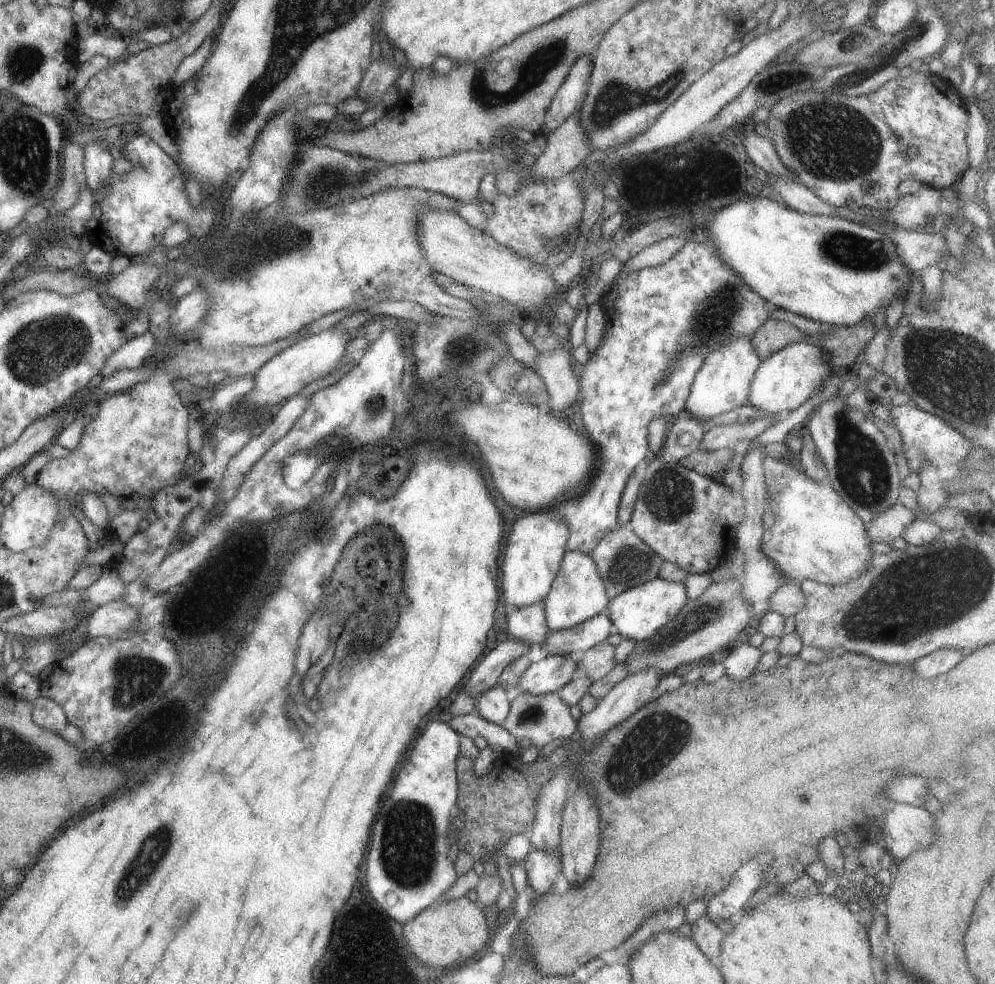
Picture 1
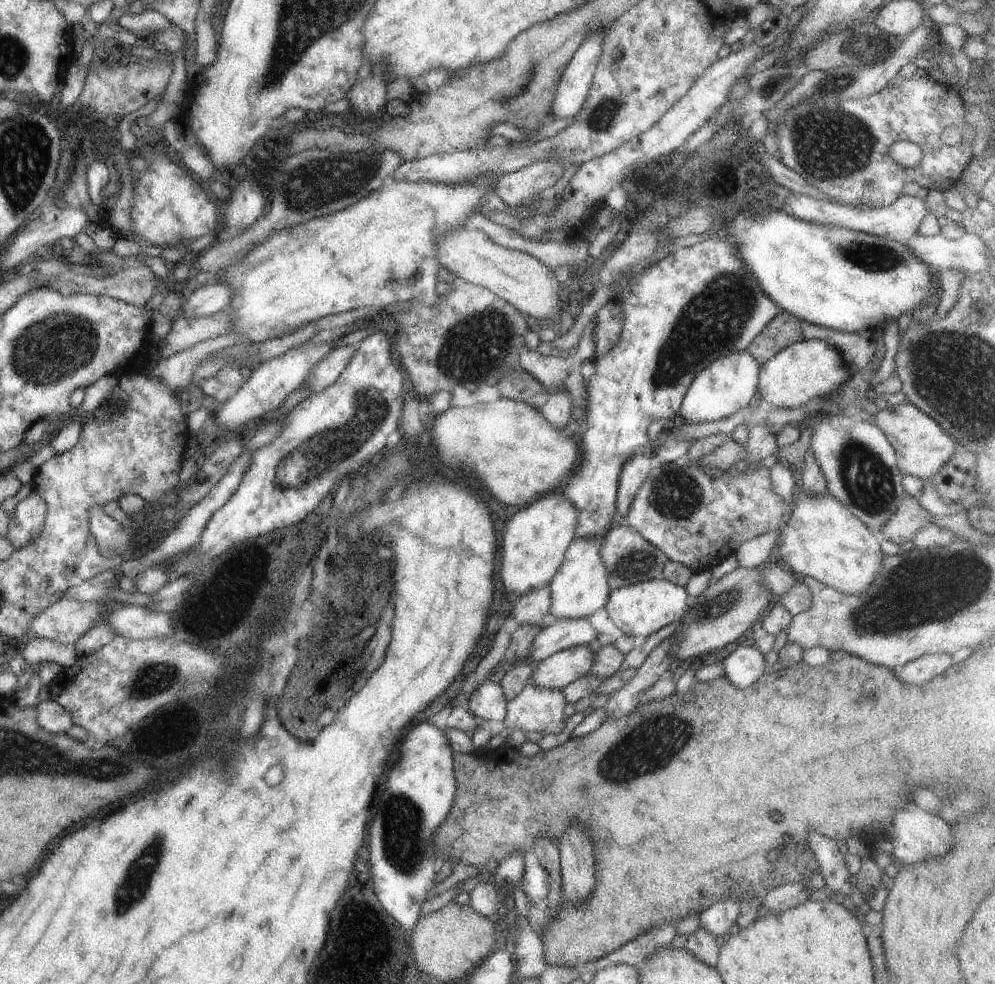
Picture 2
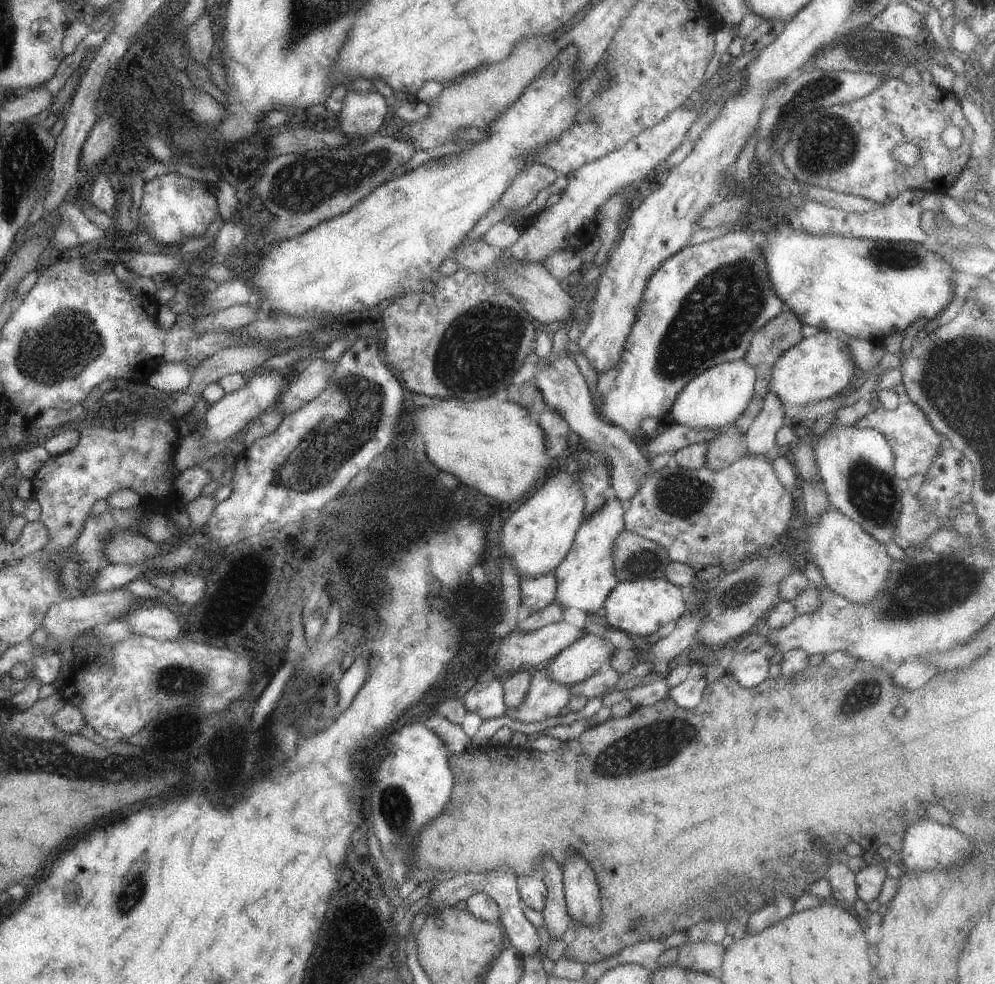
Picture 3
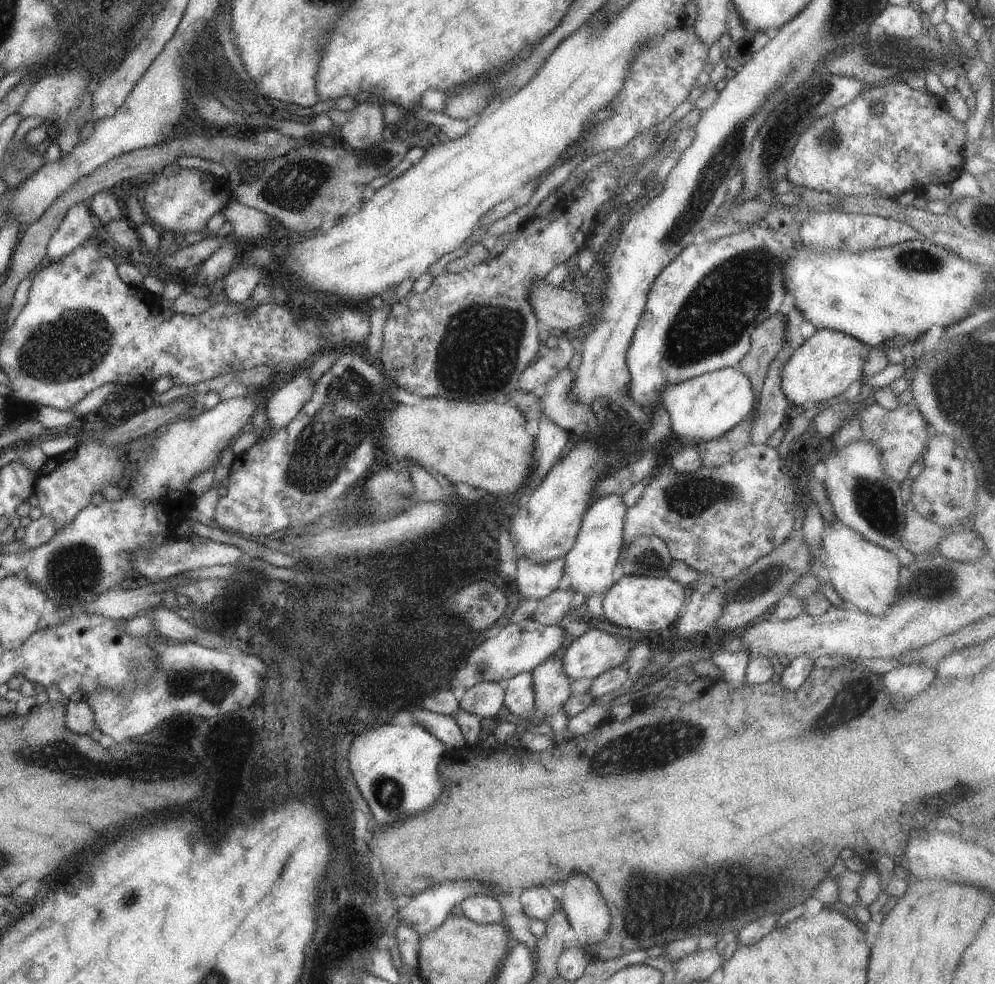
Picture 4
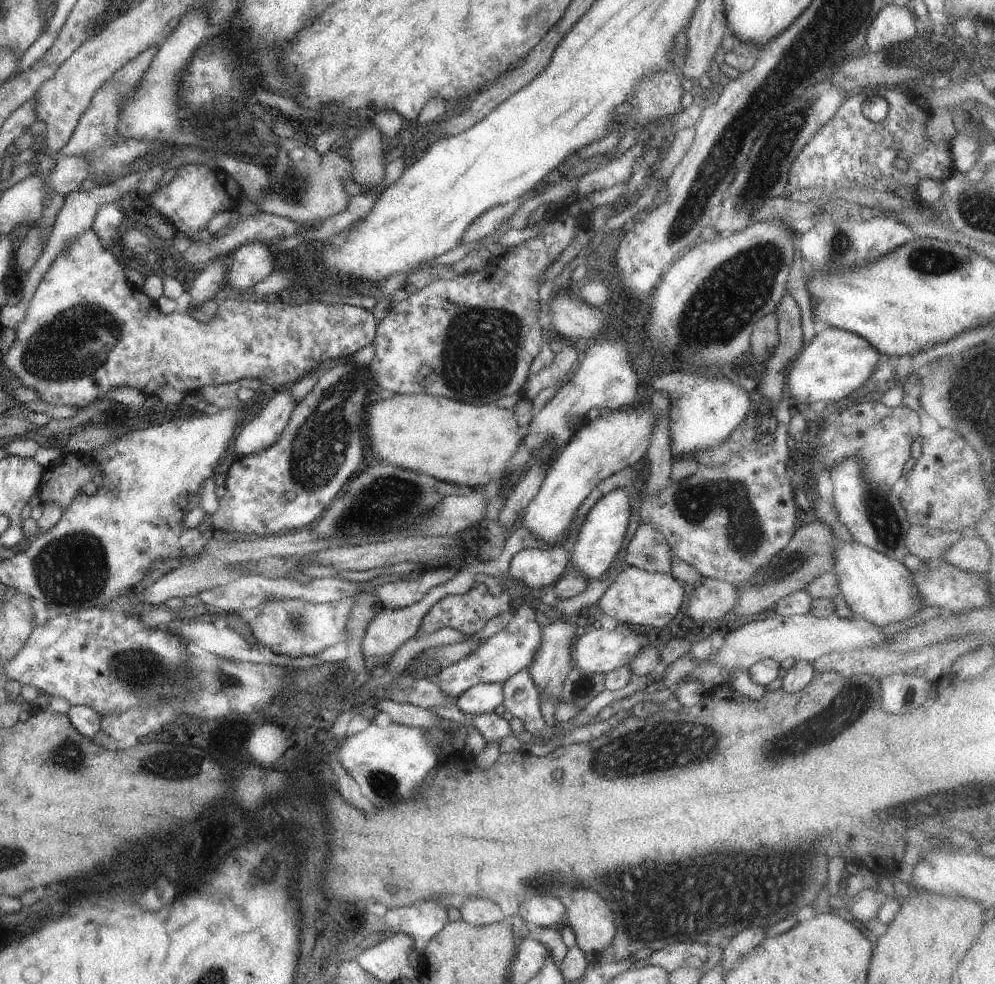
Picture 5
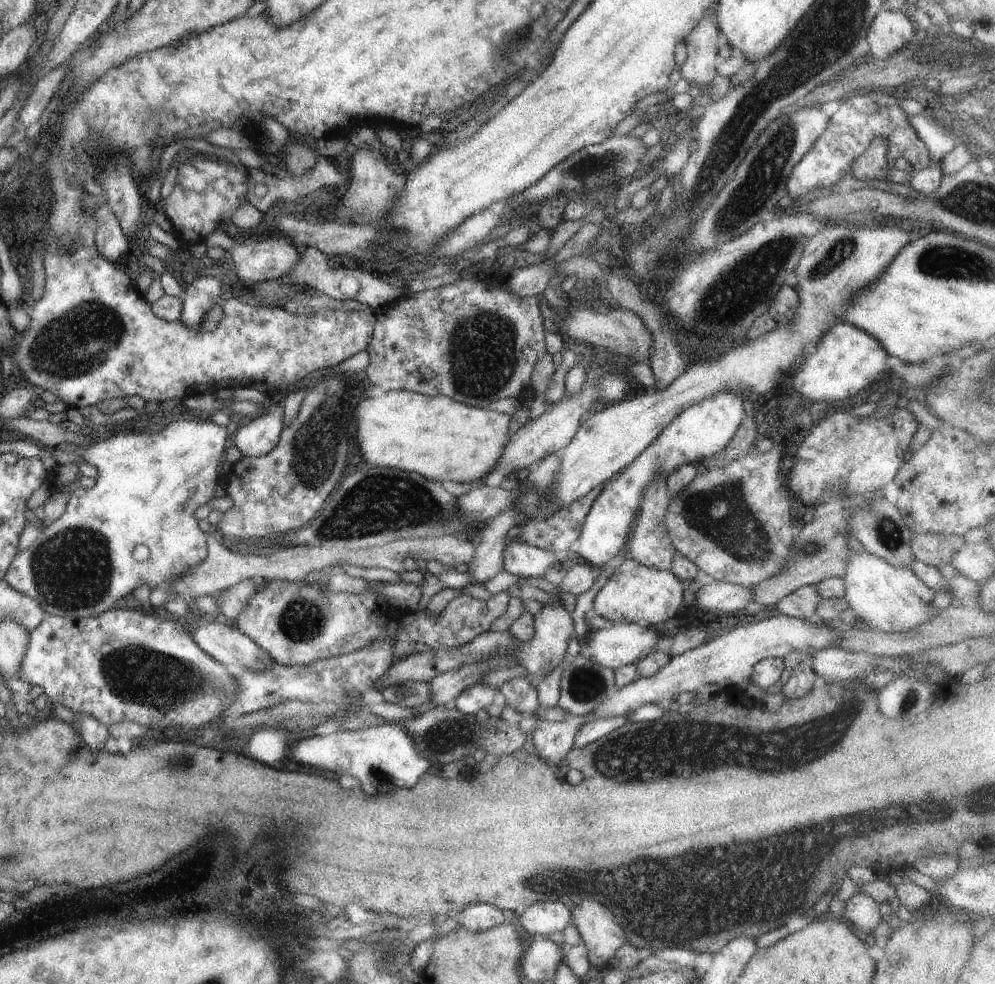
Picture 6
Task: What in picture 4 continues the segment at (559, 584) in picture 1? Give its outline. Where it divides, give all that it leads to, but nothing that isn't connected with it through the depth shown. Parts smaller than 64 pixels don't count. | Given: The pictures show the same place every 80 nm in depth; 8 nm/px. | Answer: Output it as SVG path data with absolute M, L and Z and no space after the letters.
M613 494L591 501L585 514L583 514L573 545L563 558L562 585L565 588L569 588L573 594L580 593L583 596L584 605L582 606L582 612L595 608L597 602L601 600L602 594L605 594L616 581L615 566L621 549L624 515L626 511L627 507L622 503L622 498Z

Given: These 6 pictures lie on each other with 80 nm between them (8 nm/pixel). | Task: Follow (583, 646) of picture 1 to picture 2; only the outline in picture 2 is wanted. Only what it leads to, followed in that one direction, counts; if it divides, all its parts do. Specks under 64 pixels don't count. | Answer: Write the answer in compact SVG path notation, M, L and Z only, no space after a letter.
M587 617L578 619L555 619L545 625L531 641L526 657L539 662L556 652L577 645L587 645L596 639L595 630Z

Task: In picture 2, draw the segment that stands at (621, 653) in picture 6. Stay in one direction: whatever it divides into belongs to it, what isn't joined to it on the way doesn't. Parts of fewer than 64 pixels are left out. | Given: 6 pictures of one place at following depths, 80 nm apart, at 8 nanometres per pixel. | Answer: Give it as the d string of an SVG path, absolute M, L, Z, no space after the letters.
M577 645L568 649L560 650L539 662L536 662L530 680L535 686L546 689L562 690L570 682L585 675L593 664L593 651L587 645Z

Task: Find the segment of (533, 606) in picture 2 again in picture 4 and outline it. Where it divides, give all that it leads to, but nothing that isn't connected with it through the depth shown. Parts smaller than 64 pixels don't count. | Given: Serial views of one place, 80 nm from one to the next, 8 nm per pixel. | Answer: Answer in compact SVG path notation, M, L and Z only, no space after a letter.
M518 558L514 567L510 567L510 578L515 580L515 586L517 586L518 593L521 598L533 598L533 600L543 600L547 597L555 588L562 584L563 575L563 558L555 558L547 564L533 564L529 562L527 558Z

